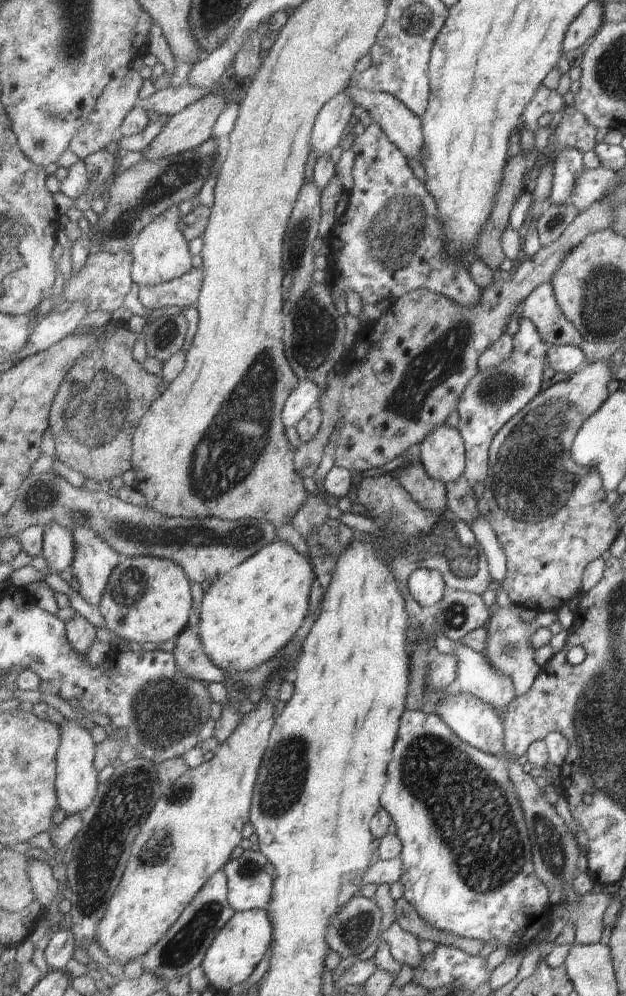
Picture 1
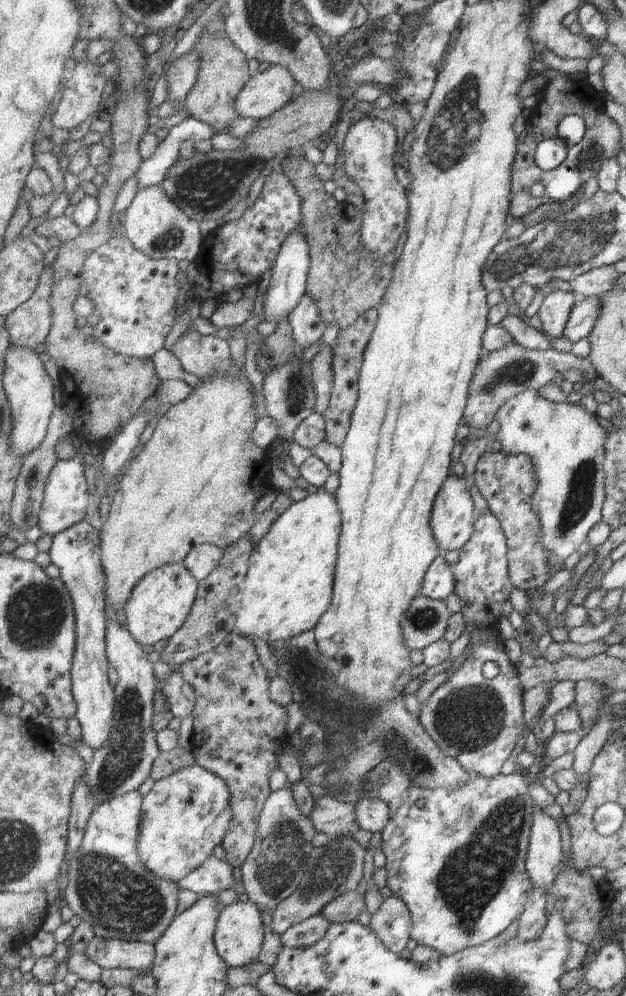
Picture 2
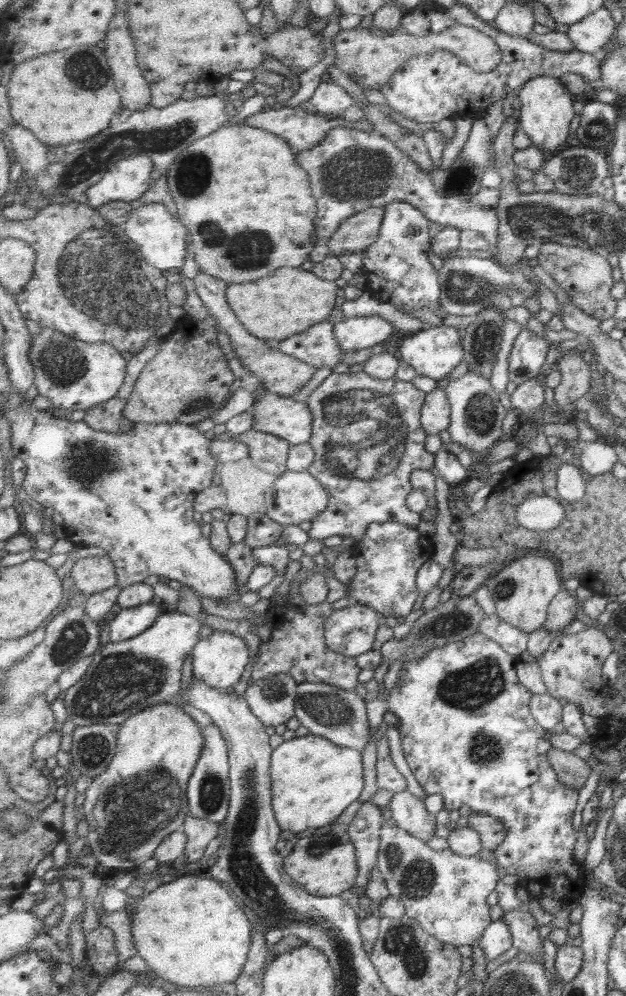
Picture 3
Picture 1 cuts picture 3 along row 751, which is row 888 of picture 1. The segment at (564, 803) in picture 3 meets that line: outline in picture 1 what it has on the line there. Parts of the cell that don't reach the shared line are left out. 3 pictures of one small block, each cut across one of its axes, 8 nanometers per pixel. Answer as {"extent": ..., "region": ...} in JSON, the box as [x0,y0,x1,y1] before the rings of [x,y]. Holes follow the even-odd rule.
{"extent":[381,710,552,953],"region":[[[407,710],[401,720],[401,740],[397,736],[397,750],[393,766],[389,768],[389,774],[381,780],[385,782],[385,790],[381,790],[381,806],[386,809],[396,824],[396,832],[402,840],[401,860],[403,860],[403,878],[400,883],[404,887],[403,896],[423,916],[423,920],[436,930],[456,934],[461,938],[477,939],[485,945],[495,948],[507,948],[511,953],[526,951],[532,945],[532,936],[545,924],[552,920],[552,905],[549,904],[549,887],[537,874],[534,866],[532,839],[529,838],[528,822],[525,822],[524,809],[521,799],[517,796],[517,789],[513,779],[509,776],[509,762],[498,755],[487,754],[457,735],[439,715],[423,711]]]}

